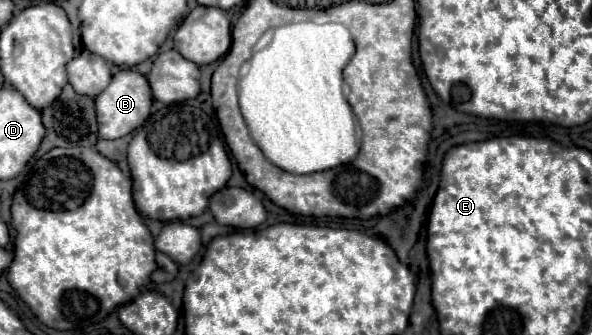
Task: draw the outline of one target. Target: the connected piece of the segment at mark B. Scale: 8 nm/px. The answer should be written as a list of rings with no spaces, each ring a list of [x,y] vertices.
[[[119,70],[111,84],[95,98],[95,112],[99,122],[99,138],[123,138],[131,134],[135,128],[139,128],[151,114],[153,94],[149,88],[149,82],[143,74],[135,70]]]

